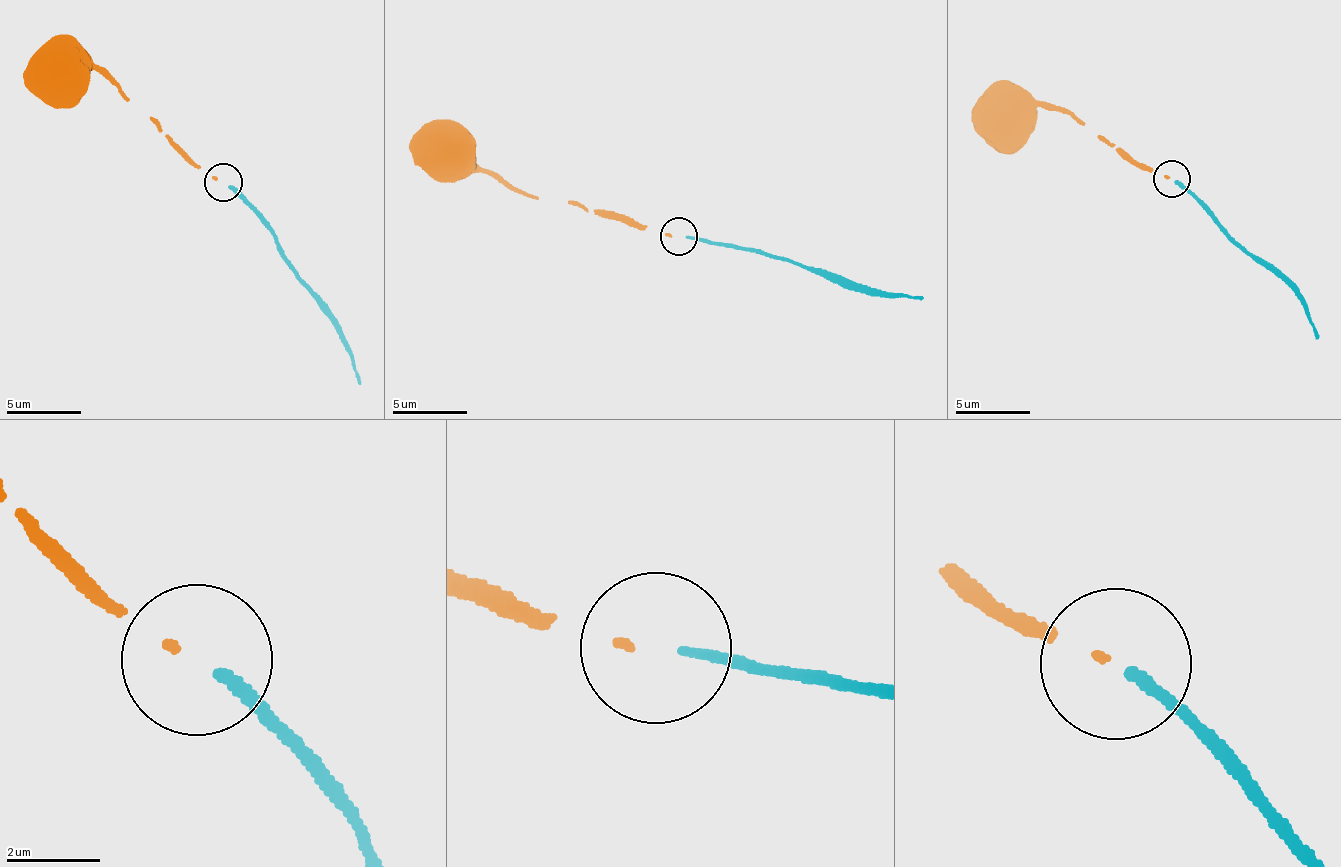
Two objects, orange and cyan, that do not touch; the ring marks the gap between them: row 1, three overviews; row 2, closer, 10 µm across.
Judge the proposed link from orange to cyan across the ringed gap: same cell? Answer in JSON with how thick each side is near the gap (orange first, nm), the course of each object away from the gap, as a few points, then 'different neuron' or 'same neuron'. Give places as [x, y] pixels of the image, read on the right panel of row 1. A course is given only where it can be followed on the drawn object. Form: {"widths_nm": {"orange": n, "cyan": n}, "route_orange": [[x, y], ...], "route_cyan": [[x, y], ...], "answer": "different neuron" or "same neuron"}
{"widths_nm": {"orange": 140, "cyan": 200}, "route_orange": [[1167, 180], [1134, 166], [1113, 143], [1043, 101], [1020, 100], [1011, 107]], "route_cyan": [[1176, 182], [1182, 183], [1208, 216], [1295, 288], [1319, 339]], "answer": "same neuron"}

